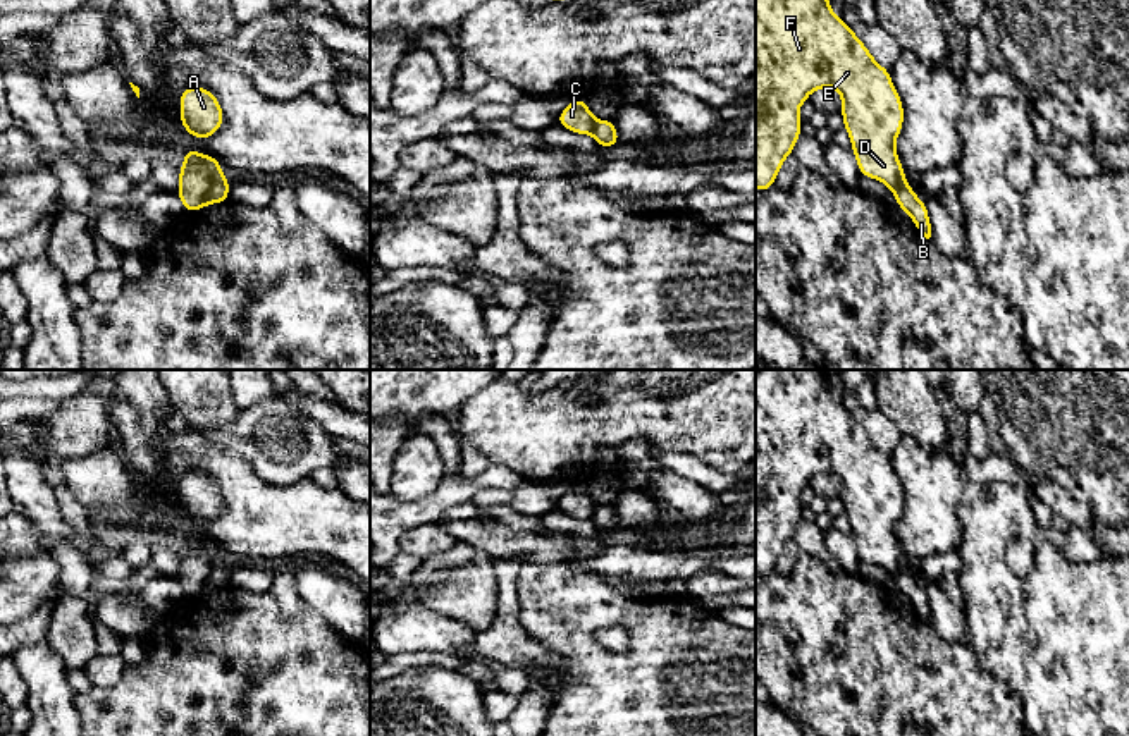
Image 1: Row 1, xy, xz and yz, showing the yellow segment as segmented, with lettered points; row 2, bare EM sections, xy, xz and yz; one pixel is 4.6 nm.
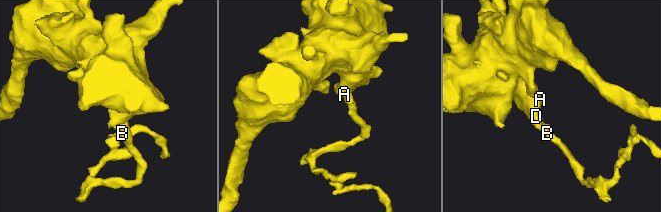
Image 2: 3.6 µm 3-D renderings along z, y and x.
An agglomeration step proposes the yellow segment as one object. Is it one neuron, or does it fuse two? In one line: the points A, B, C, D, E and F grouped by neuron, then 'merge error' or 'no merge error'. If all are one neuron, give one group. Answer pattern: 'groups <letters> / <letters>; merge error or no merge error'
groups A C D E F / B; merge error

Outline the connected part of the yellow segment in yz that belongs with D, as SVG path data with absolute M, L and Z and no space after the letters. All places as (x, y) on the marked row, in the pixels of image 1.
M756 0L756 189L774 186L785 158L793 153L800 131L800 105L814 89L836 88L840 113L864 177L895 191L905 174L895 151L904 126L902 98L890 71L881 67L854 29L835 15L828 0Z

